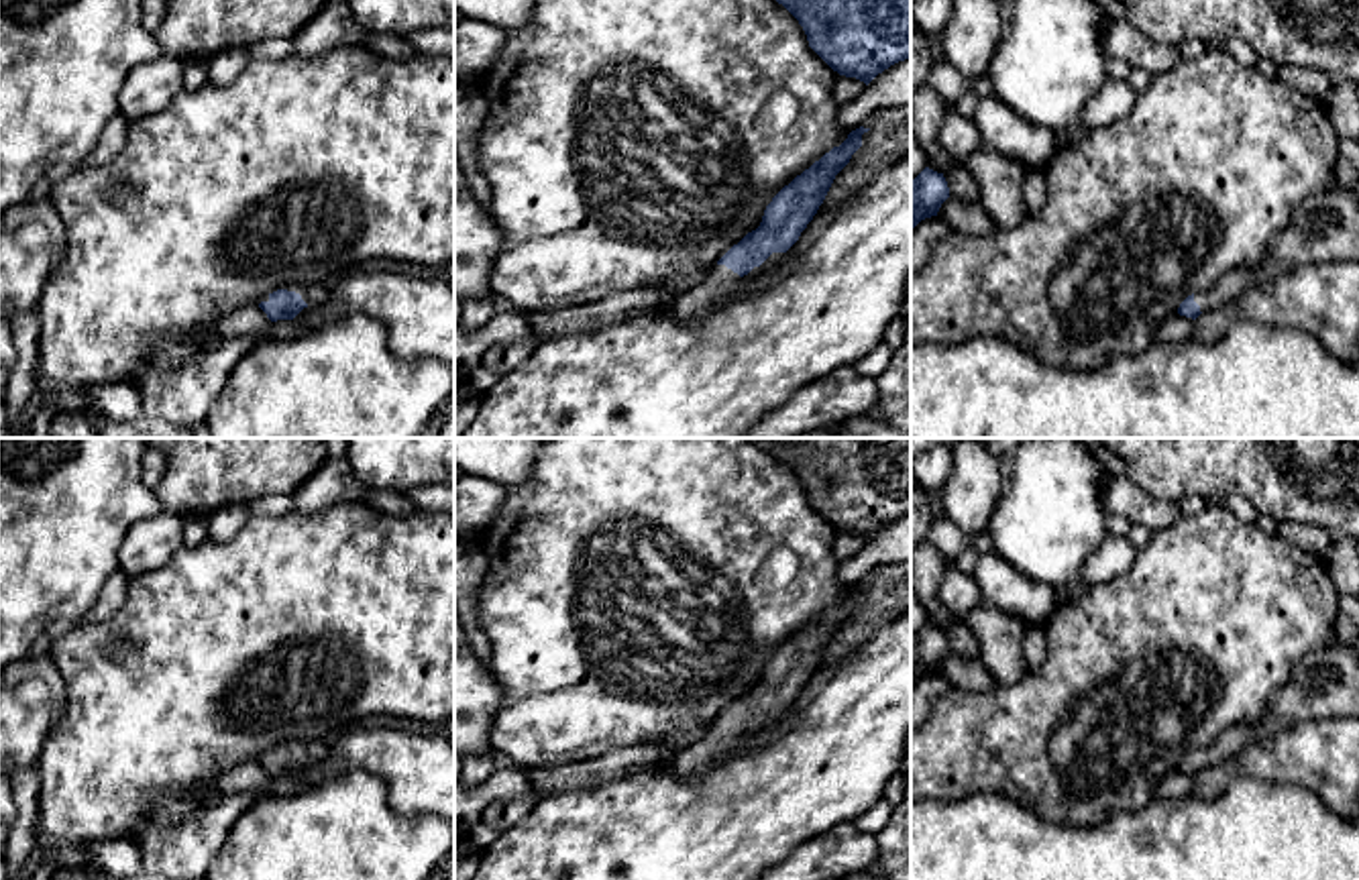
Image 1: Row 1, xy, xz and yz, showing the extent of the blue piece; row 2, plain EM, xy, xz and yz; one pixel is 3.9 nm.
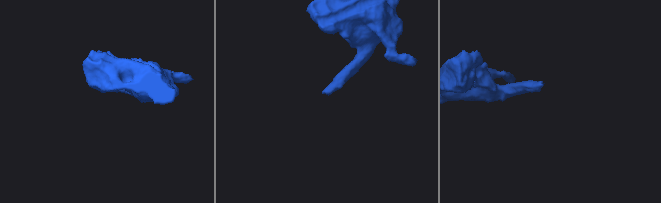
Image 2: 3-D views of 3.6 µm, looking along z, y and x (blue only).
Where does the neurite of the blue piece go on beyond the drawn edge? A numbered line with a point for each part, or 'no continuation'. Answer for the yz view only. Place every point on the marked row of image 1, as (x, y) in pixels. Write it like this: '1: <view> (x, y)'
1: yz (1227, 288)

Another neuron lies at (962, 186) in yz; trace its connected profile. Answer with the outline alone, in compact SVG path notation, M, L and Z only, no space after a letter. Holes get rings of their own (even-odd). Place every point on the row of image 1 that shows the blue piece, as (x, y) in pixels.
M952 163L943 177L947 181L952 198L966 204L978 204L980 200L978 185L966 171L964 163Z

